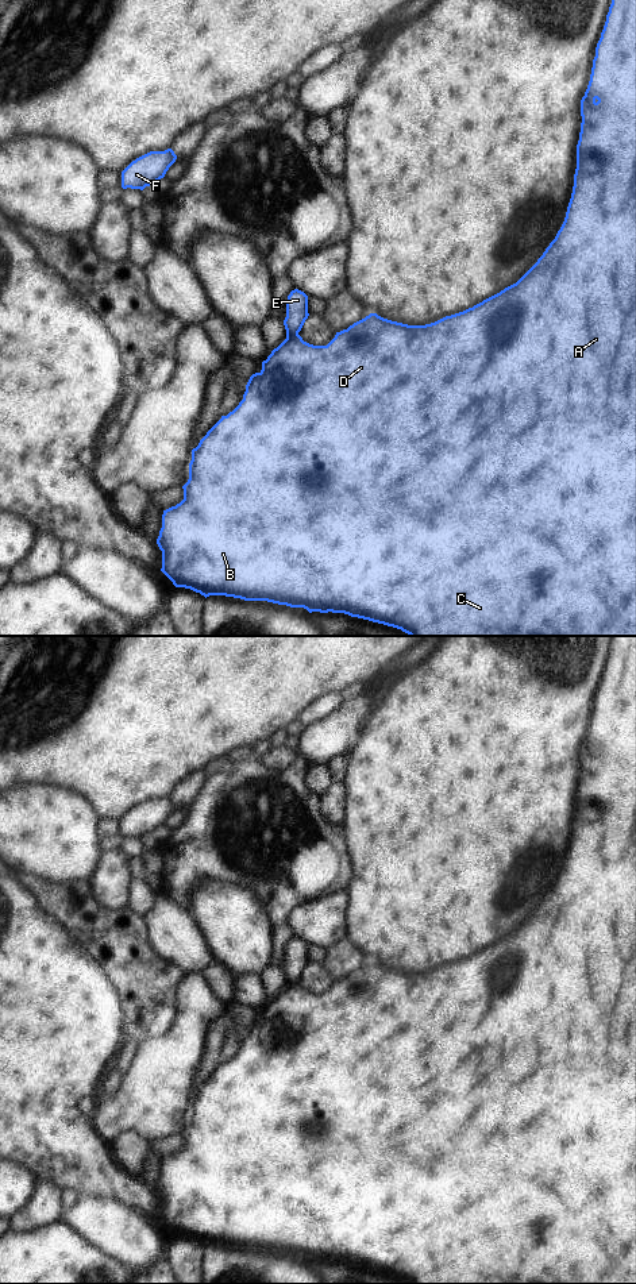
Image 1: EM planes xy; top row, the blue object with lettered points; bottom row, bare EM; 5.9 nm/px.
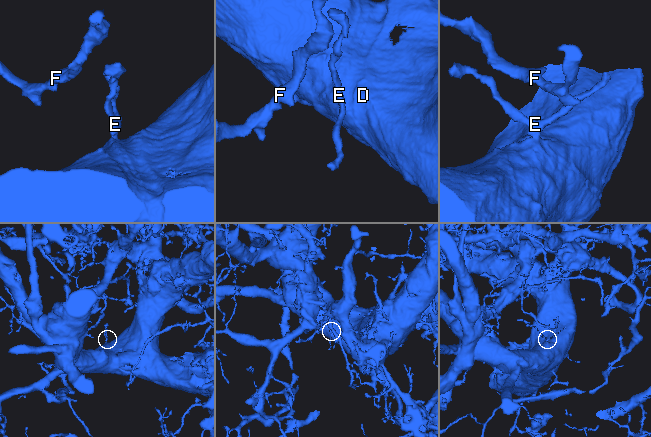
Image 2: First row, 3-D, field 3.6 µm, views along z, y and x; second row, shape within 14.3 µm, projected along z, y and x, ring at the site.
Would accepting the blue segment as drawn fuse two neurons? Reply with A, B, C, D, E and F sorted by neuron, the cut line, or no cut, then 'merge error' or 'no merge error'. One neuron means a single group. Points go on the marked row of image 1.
A B C D E F; no cut; no merge error

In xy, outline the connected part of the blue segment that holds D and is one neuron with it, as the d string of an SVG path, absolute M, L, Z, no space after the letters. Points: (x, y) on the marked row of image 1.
M612 0L595 47L590 81L581 100L581 116L577 169L564 221L543 255L516 284L473 308L425 325L408 325L370 313L336 332L327 346L309 344L298 335L309 316L308 296L298 289L290 292L284 320L286 339L262 362L262 370L250 377L239 405L221 416L192 450L189 479L182 486L184 500L163 510L157 539L162 551L161 571L176 587L190 589L205 598L226 595L304 608L309 613L344 613L401 629L409 636L636 636L636 0Z

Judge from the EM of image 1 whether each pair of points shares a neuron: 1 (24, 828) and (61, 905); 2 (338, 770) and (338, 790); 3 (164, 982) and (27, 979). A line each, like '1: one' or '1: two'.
1: two
2: two
3: two

